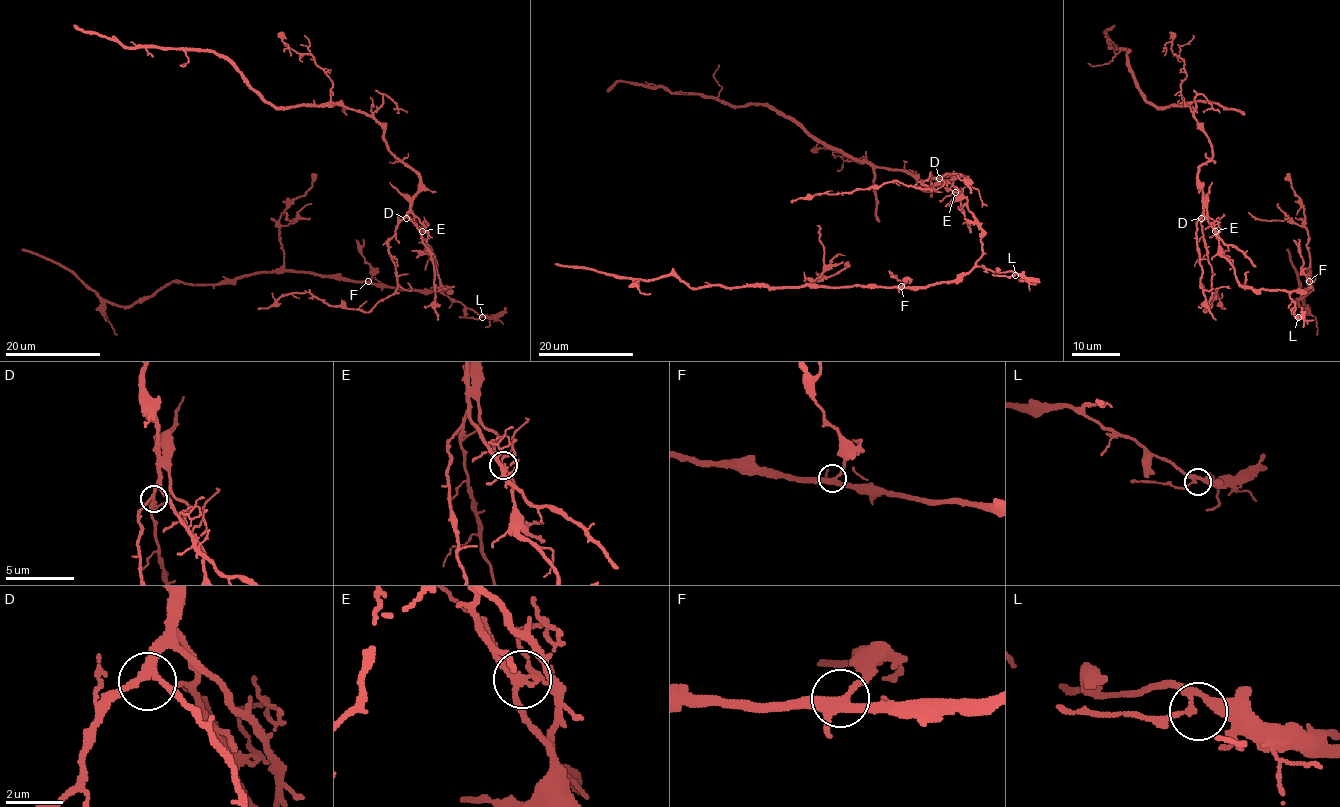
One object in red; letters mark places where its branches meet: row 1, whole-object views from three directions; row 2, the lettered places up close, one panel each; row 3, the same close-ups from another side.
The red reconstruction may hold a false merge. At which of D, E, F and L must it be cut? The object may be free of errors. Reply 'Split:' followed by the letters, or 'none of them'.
Split: E

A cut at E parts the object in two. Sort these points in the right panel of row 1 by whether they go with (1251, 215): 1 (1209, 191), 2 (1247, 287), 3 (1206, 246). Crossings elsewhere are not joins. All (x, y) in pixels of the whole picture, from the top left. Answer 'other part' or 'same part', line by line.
1: same part
2: same part
3: other part

